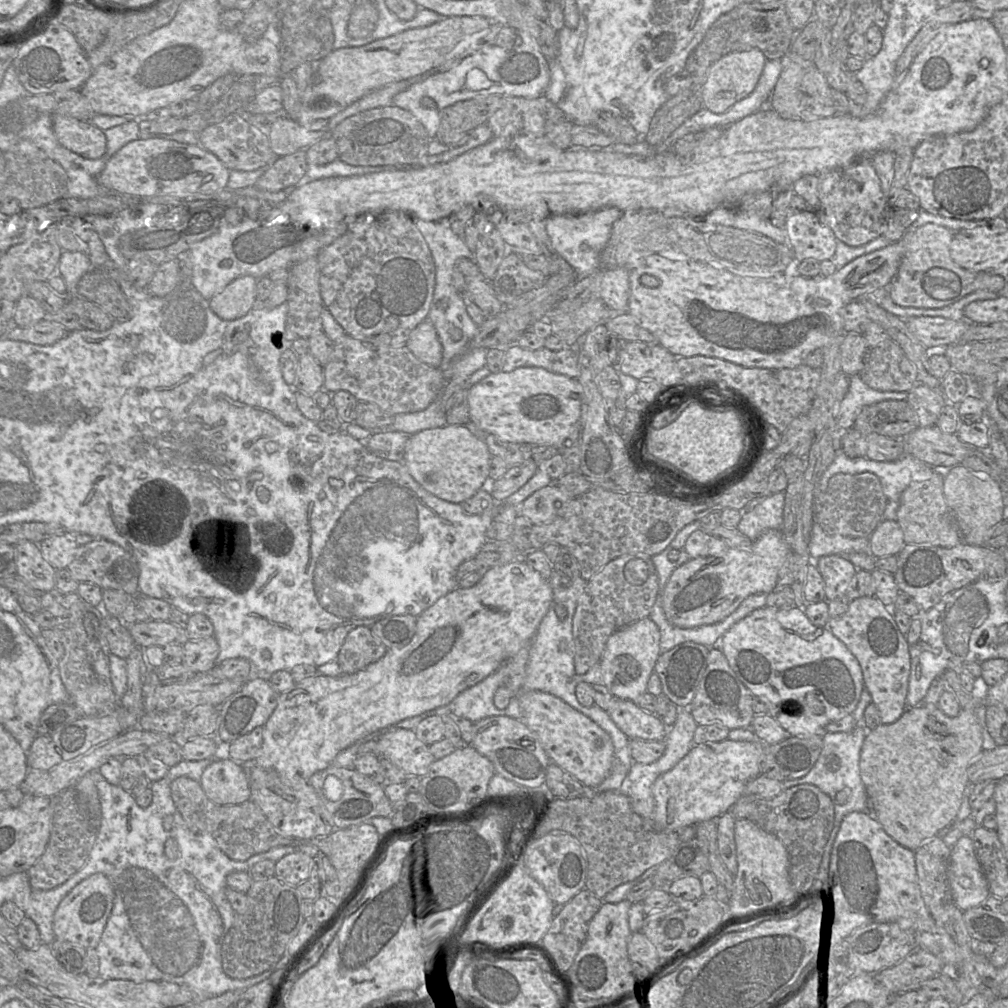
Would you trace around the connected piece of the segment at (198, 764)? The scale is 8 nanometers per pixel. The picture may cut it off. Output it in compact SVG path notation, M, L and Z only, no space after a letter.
M183 759L178 764L169 767L163 779L151 782L150 789L153 798L147 807L139 806L130 792L109 783L98 771L90 772L98 790L101 813L96 839L86 864L62 885L50 890L32 890L29 897L23 896L22 900L16 902L26 917L37 925L42 943L49 945L56 939L53 917L62 899L84 879L95 873L102 873L110 880L115 896L110 917L95 948L99 957L101 978L124 979L136 983L167 981L186 985L194 989L196 993L200 993L200 997L209 998L227 991L249 988L270 977L272 971L247 979L231 978L223 971L221 943L235 918L235 912L226 897L228 887L226 877L232 872L248 872L254 864L262 860L277 862L296 851L301 851L314 859L322 852L311 844L300 844L297 847L278 846L245 861L237 861L230 859L209 834L191 831L173 802L170 786L173 780L181 776L199 782L205 768L212 760Z

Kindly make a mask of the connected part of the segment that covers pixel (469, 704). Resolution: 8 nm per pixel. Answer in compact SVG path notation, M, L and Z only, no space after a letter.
M503 663L495 672L462 691L449 704L426 713L414 716L412 718L400 721L385 729L387 731L401 729L414 730L416 726L426 717L445 716L454 714L465 718L472 723L480 721L487 717L507 716L513 719L522 720L522 712L519 705L518 696L510 700L505 709L498 709L493 703L493 697L496 690L510 678L510 667Z

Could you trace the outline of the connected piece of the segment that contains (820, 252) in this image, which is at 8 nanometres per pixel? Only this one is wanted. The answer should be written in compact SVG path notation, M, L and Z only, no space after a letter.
M814 210L792 212L786 220L785 230L796 261L831 260L837 239L833 231L823 225Z

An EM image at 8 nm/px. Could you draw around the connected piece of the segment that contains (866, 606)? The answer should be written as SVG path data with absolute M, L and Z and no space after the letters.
M875 596L862 597L852 600L847 612L830 618L825 627L846 645L859 662L864 687L879 711L881 723L896 722L907 709L911 661L910 645L894 620L894 612Z

